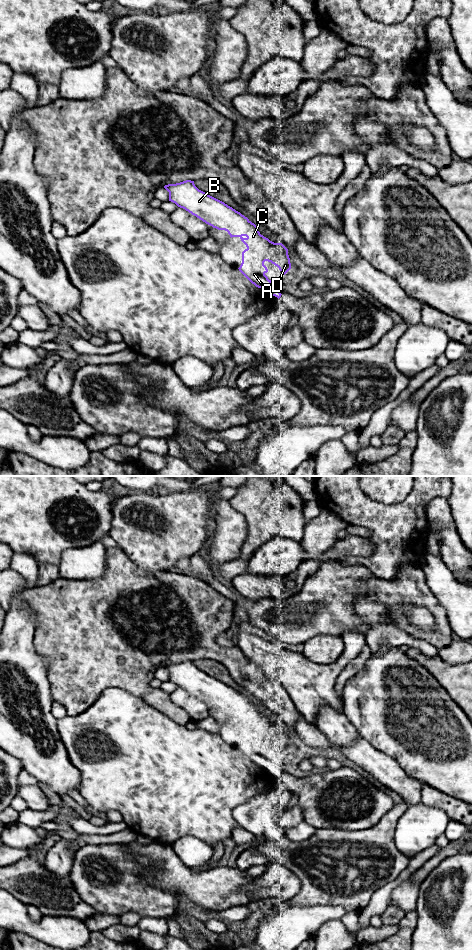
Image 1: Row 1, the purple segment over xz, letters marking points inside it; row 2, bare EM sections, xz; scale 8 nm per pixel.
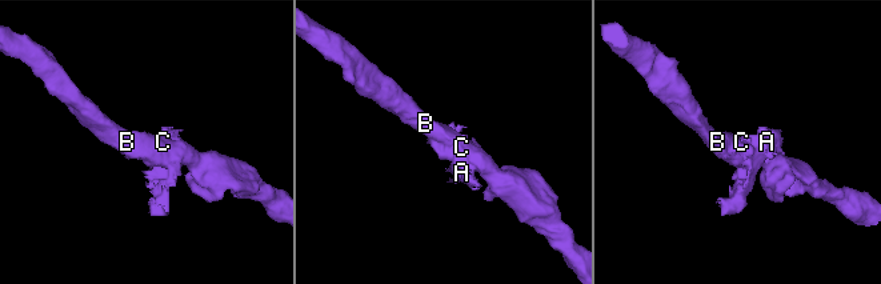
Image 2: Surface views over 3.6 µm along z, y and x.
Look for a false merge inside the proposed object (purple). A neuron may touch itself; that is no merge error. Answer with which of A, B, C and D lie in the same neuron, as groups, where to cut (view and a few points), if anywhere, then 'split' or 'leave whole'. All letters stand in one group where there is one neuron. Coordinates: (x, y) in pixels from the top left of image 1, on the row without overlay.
A B C D; no cut; leave whole

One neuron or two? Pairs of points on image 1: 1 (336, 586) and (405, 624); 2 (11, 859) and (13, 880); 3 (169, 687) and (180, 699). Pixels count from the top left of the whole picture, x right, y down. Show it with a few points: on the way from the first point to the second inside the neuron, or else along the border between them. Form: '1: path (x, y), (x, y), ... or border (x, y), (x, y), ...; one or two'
1: path (355, 586), (374, 586), (392, 605); one
2: border (33, 856), (22, 857), (10, 865); two
3: border (178, 687), (169, 695); two

